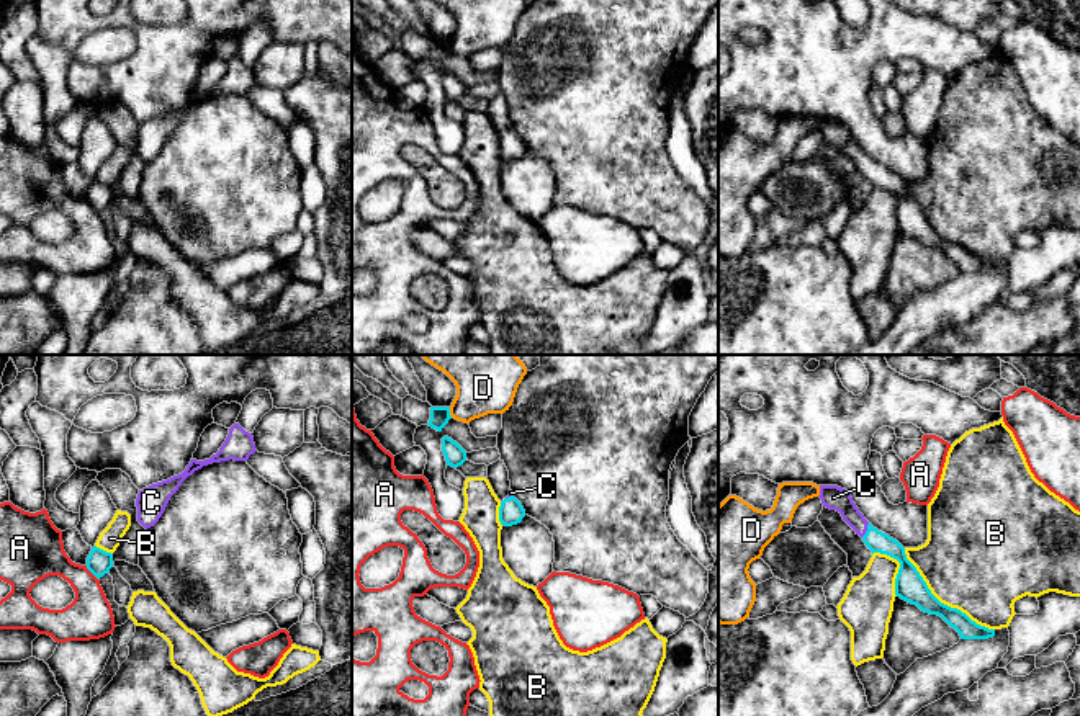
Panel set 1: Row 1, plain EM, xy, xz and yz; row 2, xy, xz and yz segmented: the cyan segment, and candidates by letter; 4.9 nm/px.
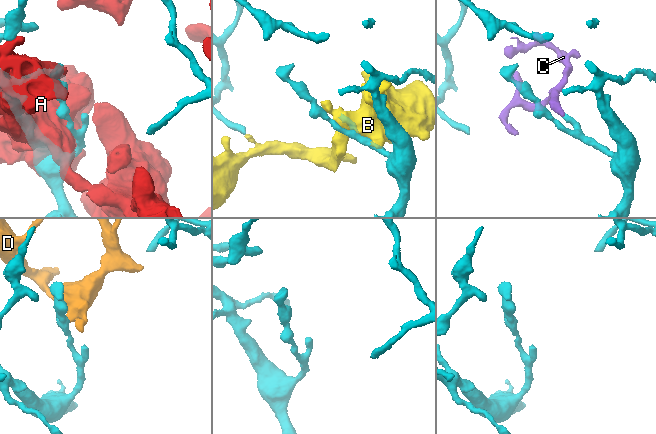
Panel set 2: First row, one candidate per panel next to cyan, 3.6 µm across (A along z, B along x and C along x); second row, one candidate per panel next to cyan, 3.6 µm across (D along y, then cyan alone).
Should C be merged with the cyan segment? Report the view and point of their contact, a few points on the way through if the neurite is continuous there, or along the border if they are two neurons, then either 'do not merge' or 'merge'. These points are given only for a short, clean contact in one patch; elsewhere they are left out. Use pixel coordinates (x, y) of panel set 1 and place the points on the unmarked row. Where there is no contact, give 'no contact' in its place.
meets cyan in yz at (868, 164); runs through yz (877, 175), (868, 164), (833, 131); merge

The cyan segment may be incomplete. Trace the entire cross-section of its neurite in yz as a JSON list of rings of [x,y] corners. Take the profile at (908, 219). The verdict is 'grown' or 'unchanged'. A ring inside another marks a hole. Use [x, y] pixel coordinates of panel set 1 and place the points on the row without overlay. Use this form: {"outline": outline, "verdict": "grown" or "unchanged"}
{"outline": [[[820,119],[823,141],[841,147],[843,154],[862,172],[874,186],[887,188],[900,196],[895,213],[895,229],[916,239],[921,245],[941,250],[961,273],[988,273],[995,263],[972,255],[965,247],[941,237],[928,222],[916,201],[907,193],[905,181],[889,168],[874,162],[853,136],[851,128],[838,119]]], "verdict": "grown"}

